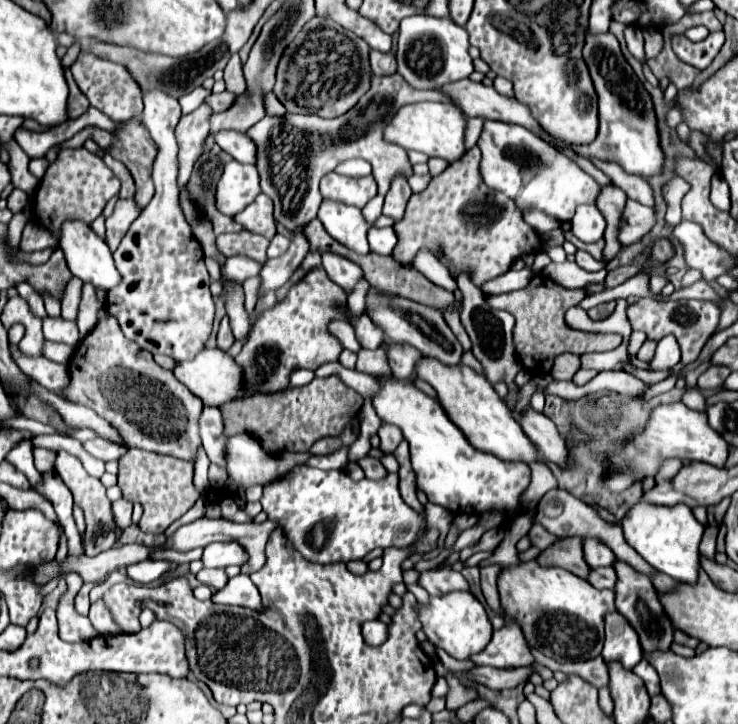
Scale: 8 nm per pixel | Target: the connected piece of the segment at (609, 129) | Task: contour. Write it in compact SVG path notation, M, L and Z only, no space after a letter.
M586 34L584 44L584 60L590 68L590 76L594 80L598 94L598 108L600 108L600 130L594 142L574 146L566 144L558 138L552 138L552 142L558 148L572 150L576 156L582 158L598 158L606 162L616 162L624 168L628 174L636 176L660 176L664 172L664 150L660 146L660 134L658 134L658 120L652 104L652 96L646 92L640 78L634 74L632 66L626 62L626 58L620 52L620 44L614 34Z

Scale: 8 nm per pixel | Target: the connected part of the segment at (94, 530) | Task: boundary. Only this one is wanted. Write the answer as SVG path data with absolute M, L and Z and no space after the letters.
M64 450L58 452L54 470L64 480L64 484L70 488L70 492L74 494L74 502L78 506L82 506L82 510L84 510L84 516L86 516L86 530L84 530L86 556L96 556L102 550L110 550L116 544L116 540L118 540L118 536L116 536L118 524L116 524L114 514L112 514L112 502L106 496L106 486L98 478L90 476L76 456L72 456L72 454L64 452Z

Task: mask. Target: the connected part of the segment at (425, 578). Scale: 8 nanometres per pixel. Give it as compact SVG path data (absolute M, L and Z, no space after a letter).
M452 568L426 570L420 574L418 584L424 586L428 594L434 594L434 596L442 596L454 590L468 590L468 582L464 580L464 576Z

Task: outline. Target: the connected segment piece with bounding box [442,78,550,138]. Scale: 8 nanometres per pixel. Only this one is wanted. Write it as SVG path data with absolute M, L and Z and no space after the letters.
M466 78L460 82L448 84L442 90L454 100L454 104L462 106L466 116L484 116L490 120L520 124L520 126L528 128L530 132L534 132L538 138L542 138L542 136L550 138L550 134L546 130L542 130L542 126L534 120L534 116L532 116L530 108L526 108L526 104L518 102L512 96L504 96L504 94L496 92L494 86L476 84Z

